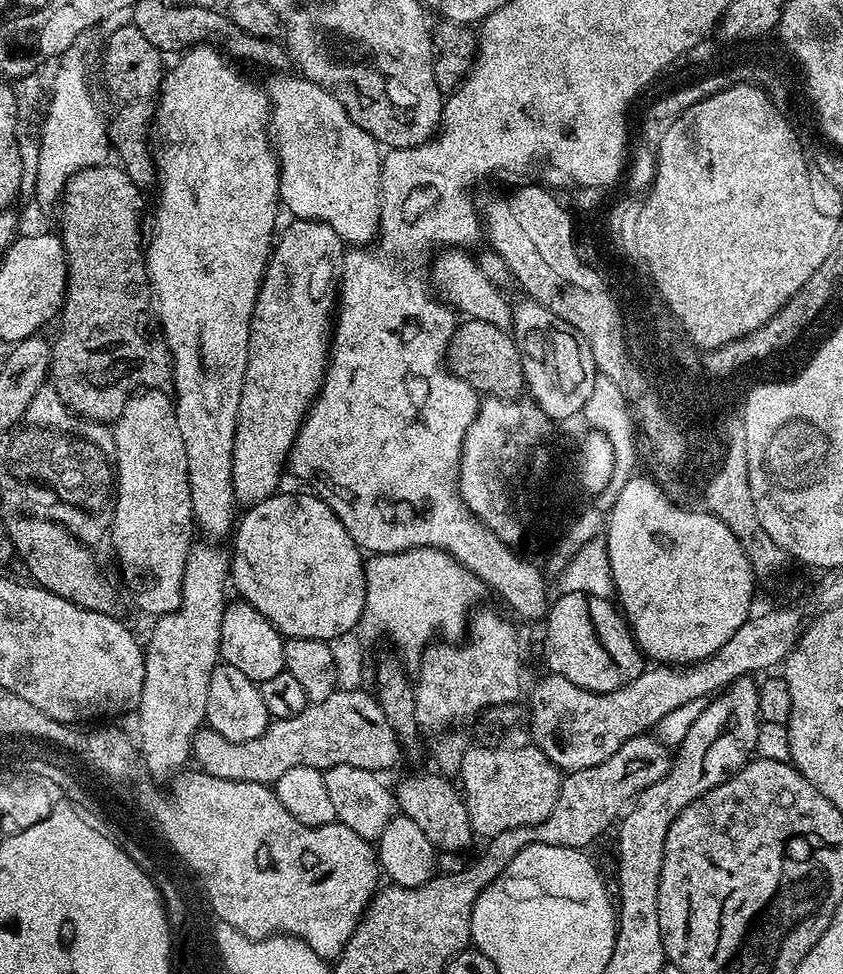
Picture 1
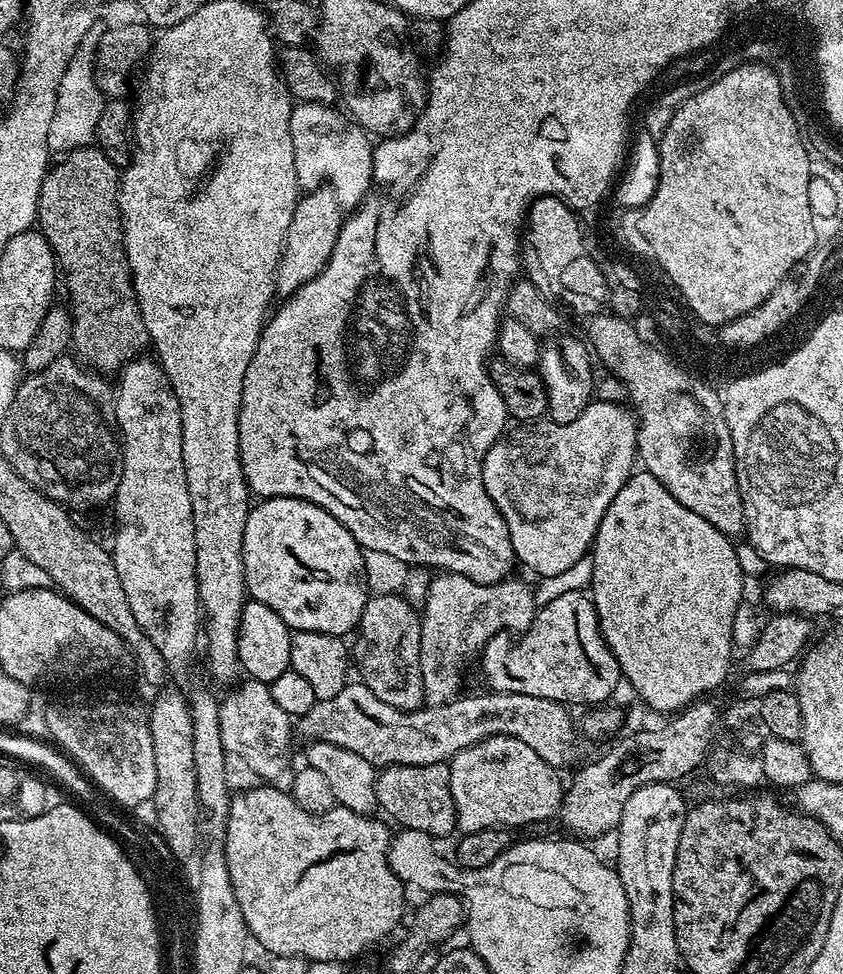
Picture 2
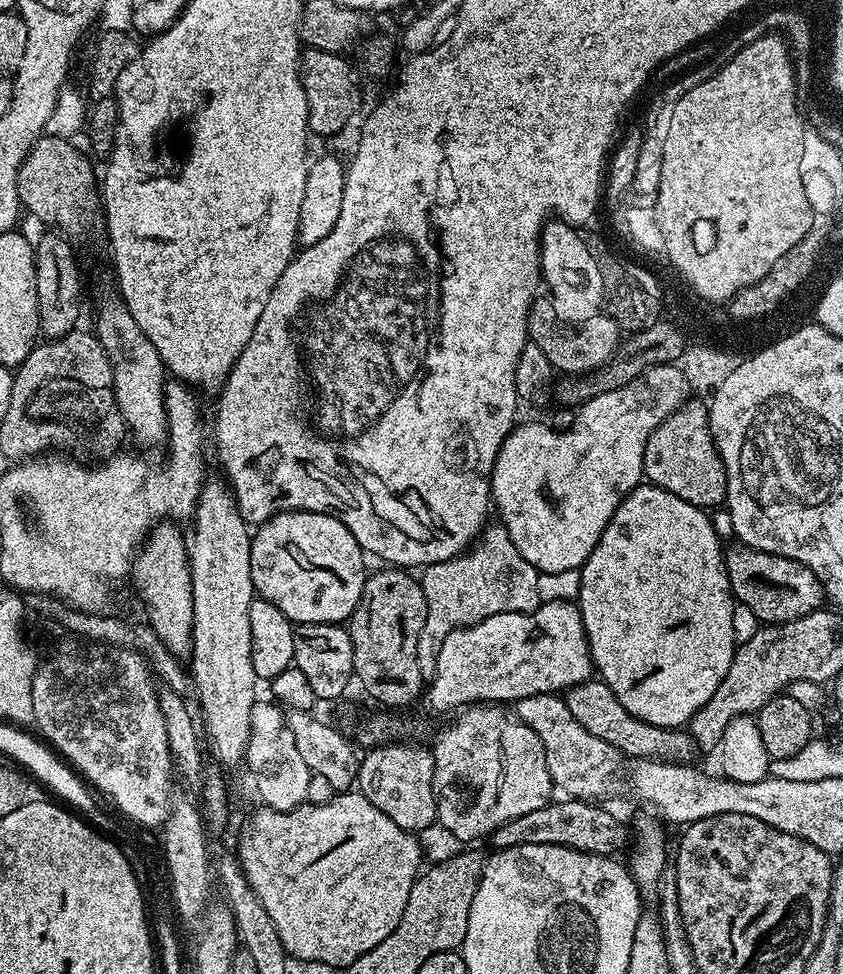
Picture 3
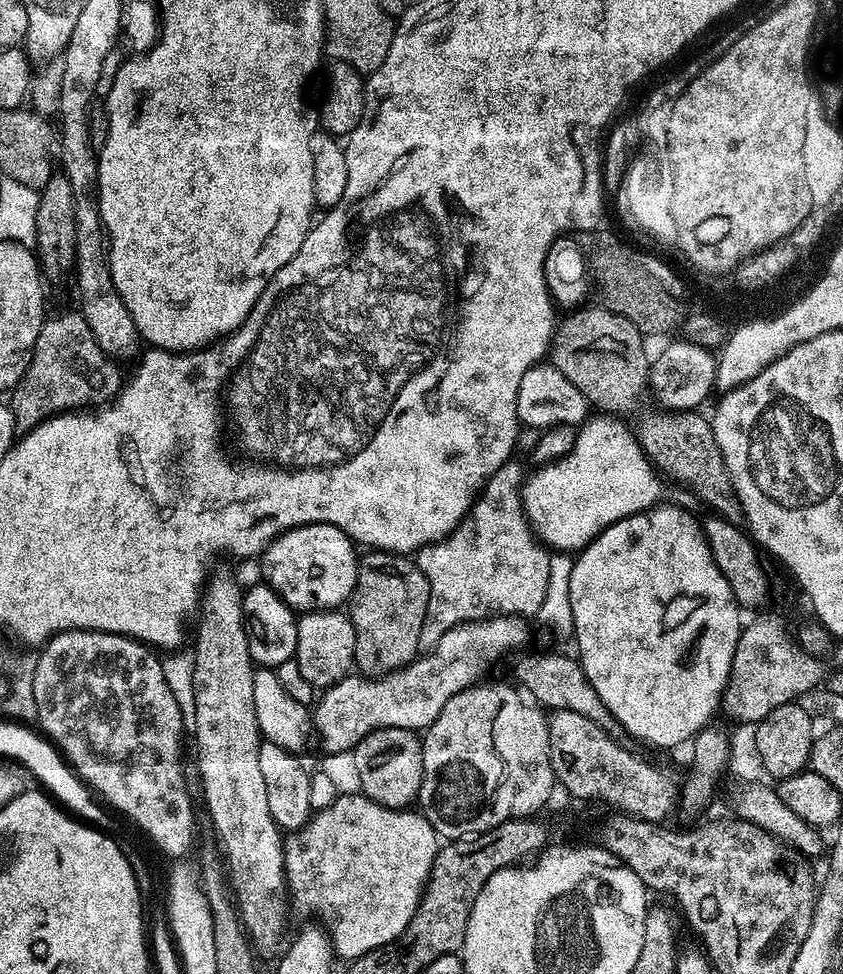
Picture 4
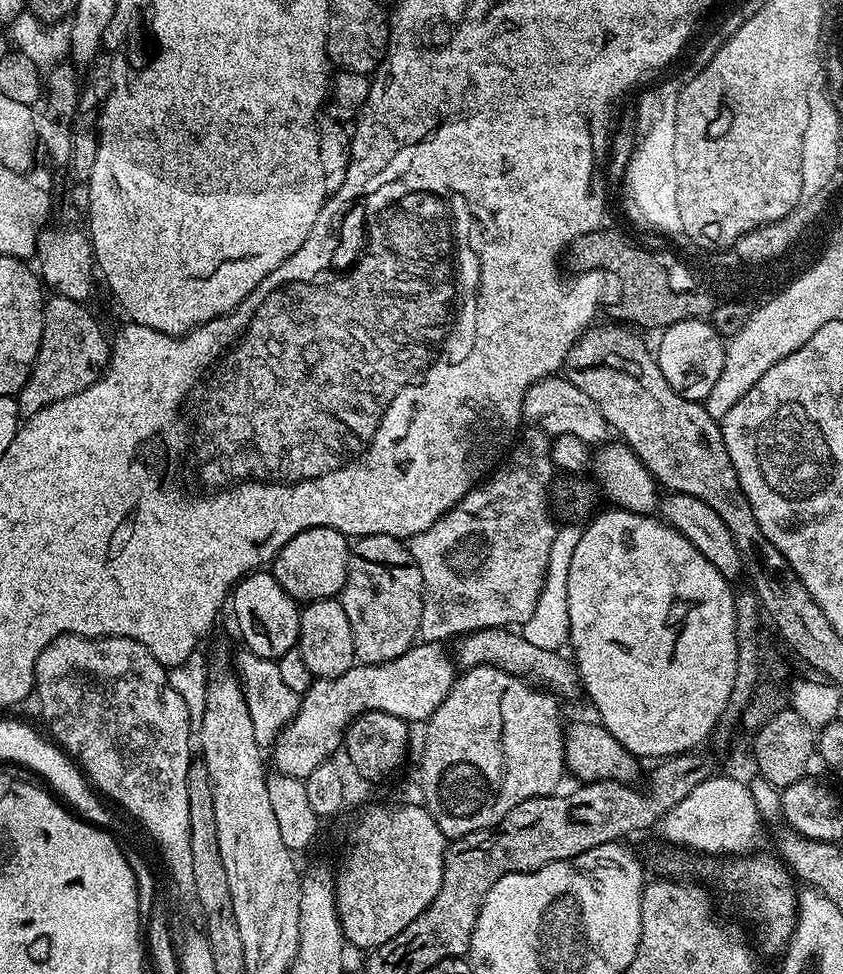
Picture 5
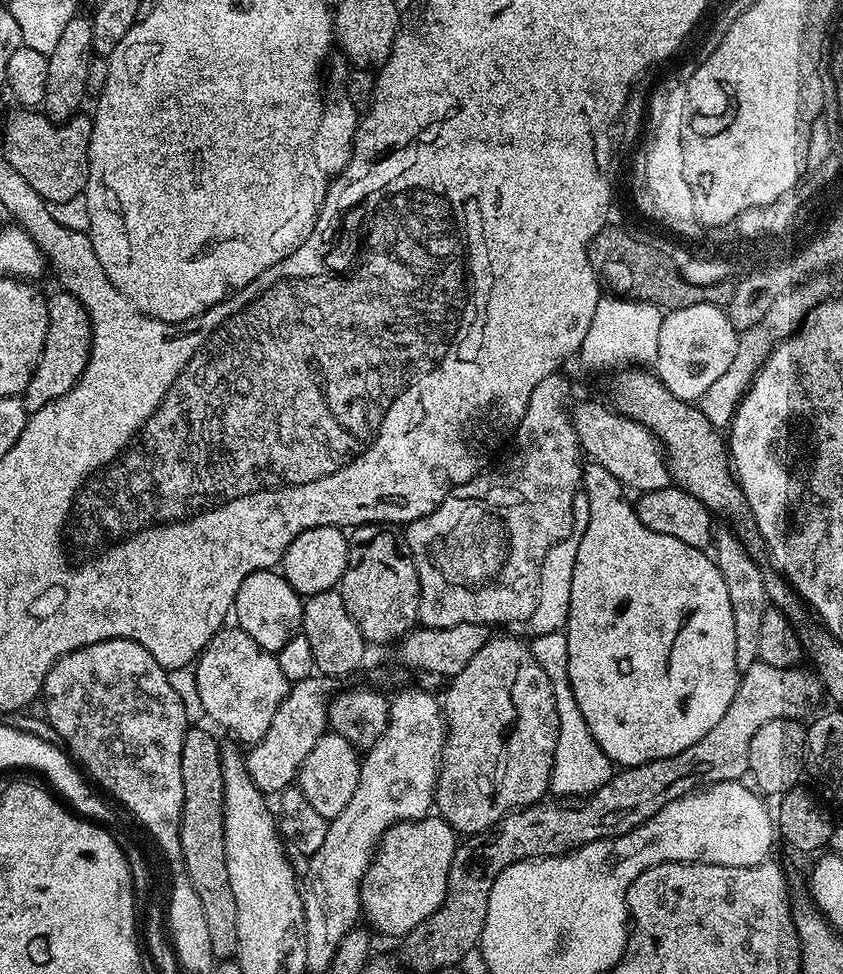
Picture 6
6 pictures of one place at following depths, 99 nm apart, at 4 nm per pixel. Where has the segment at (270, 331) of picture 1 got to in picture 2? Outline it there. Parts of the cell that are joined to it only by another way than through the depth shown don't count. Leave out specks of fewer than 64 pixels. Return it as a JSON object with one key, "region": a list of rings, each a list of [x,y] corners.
{"region":[[[321,186],[301,195],[296,202],[294,218],[290,218],[290,230],[286,230],[284,252],[276,271],[276,290],[281,297],[292,296],[322,271],[334,250],[334,242],[338,242],[341,223],[342,209],[331,188]]]}

